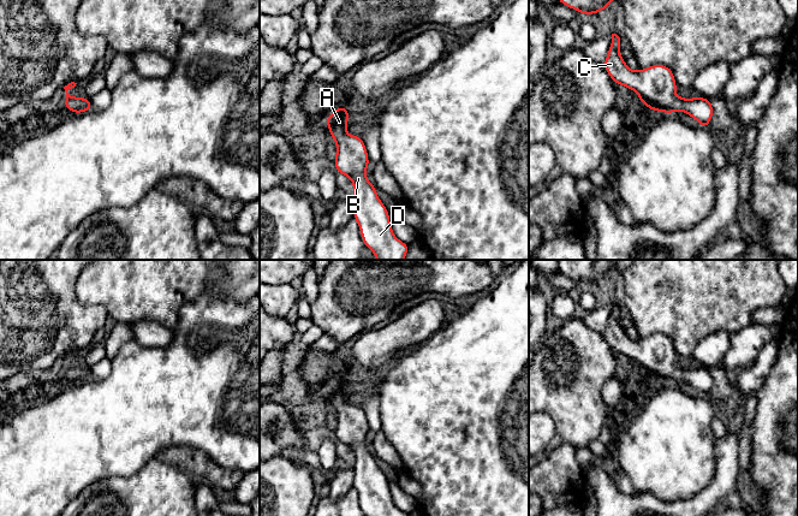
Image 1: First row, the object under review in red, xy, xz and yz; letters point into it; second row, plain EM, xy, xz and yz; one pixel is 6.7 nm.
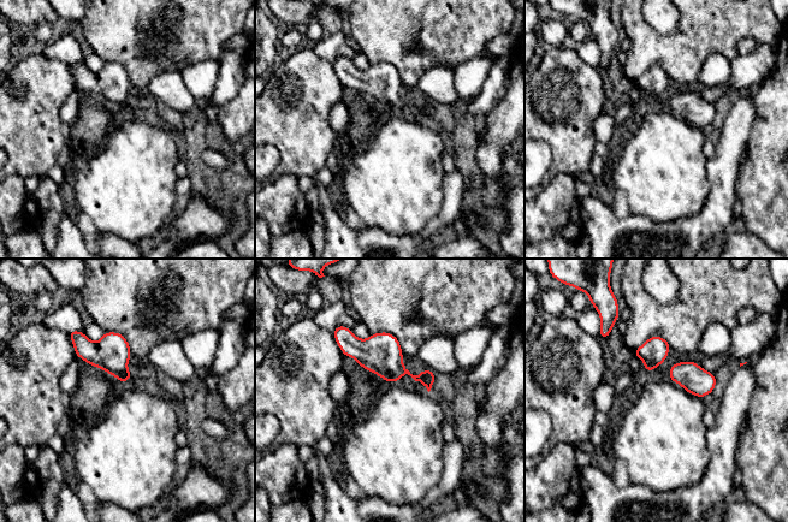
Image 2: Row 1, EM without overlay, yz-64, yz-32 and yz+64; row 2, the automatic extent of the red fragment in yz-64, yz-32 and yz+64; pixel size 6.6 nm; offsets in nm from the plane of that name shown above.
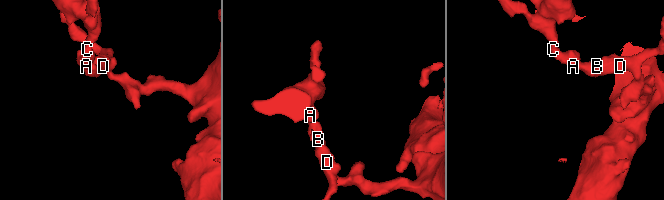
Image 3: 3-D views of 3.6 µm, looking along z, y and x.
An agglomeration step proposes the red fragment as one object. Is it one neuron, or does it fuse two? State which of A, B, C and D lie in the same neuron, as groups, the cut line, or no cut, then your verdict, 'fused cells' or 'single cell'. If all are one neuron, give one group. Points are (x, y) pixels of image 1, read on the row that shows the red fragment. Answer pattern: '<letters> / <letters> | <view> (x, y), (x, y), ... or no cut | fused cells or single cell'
A B C D | no cut | single cell

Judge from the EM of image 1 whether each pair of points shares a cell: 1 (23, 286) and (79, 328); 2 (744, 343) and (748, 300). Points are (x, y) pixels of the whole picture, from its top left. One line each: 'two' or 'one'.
1: one
2: two

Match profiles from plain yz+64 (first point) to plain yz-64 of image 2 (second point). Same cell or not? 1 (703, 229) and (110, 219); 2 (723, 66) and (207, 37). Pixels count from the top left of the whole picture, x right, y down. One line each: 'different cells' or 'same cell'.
1: different cells
2: different cells

